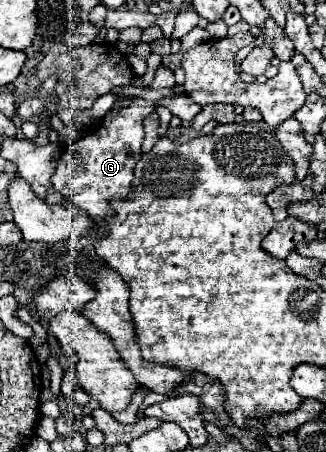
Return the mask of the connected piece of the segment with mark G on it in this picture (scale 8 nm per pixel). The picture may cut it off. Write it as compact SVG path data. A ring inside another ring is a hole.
M116 98L114 108L102 118L100 126L86 132L80 140L62 148L60 164L52 176L52 186L72 206L84 210L92 222L100 222L110 214L112 198L126 198L132 188L134 166L140 158L140 146L144 138L142 120L154 112L154 104L144 98ZM128 104L128 106L120 106ZM120 106L120 108L116 108Z

